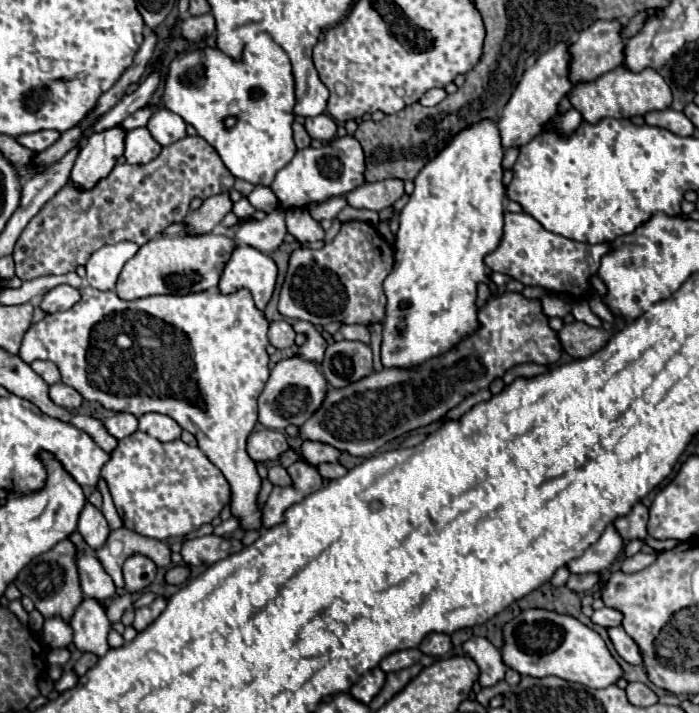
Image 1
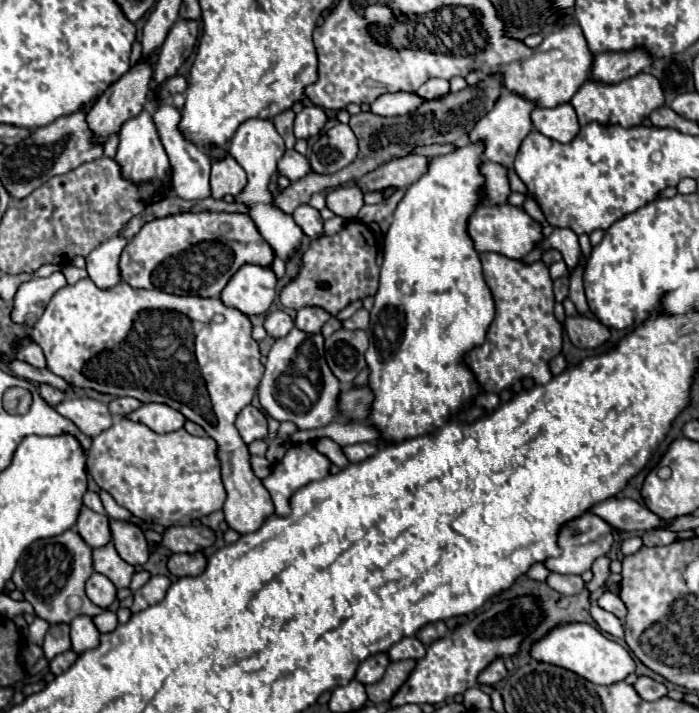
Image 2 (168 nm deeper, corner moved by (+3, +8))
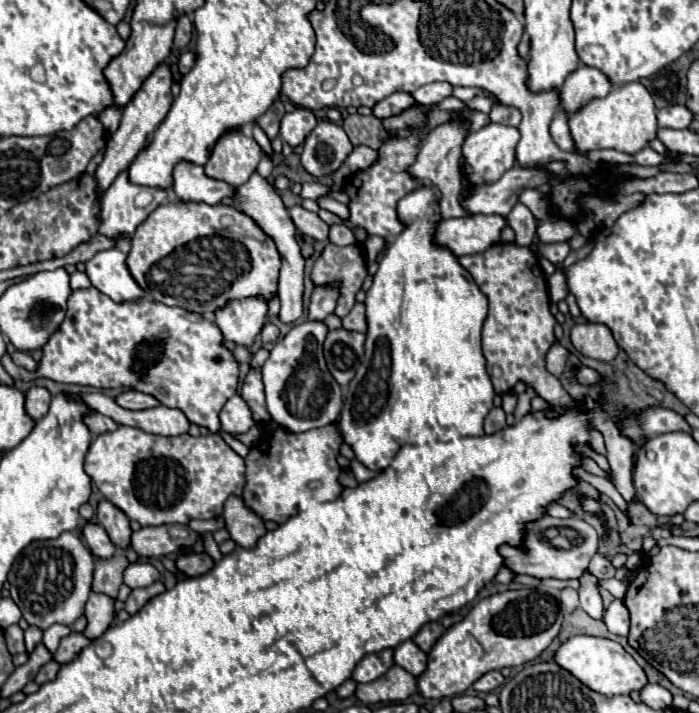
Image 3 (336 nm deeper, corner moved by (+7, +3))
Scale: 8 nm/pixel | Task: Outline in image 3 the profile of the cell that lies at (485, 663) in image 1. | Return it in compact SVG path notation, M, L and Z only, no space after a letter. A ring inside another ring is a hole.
M490 671L490 673L486 673L484 677L480 677L472 687L476 689L476 691L482 691L482 693L490 693L490 691L494 691L494 689L498 689L498 687L502 687L504 685L504 677L502 677L502 673L500 671Z

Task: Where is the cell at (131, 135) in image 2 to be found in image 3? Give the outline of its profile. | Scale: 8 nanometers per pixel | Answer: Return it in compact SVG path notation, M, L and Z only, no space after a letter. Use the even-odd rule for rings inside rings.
M128 171L120 173L116 177L116 181L108 187L108 191L102 197L100 203L100 225L98 225L98 233L102 233L108 239L114 239L116 243L132 237L134 229L152 213L152 209L156 209L156 205L160 205L166 199L166 191L164 189L150 189L150 187L140 187L128 181Z

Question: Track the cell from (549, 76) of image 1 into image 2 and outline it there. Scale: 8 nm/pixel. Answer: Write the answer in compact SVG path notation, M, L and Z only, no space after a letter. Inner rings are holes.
M504 92L504 96L500 96L500 100L496 102L496 106L476 122L476 128L472 128L470 132L470 140L476 142L476 140L484 140L486 142L486 150L484 150L484 156L490 160L490 162L496 162L496 164L512 164L514 162L514 156L522 144L522 140L528 136L528 132L532 130L532 120L530 120L530 114L532 110L536 108L534 102L514 94L514 92Z

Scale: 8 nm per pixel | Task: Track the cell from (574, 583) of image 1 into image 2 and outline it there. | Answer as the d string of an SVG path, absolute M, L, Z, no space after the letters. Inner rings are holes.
M550 574L546 584L560 594L578 594L586 586L582 576L564 576L564 574Z

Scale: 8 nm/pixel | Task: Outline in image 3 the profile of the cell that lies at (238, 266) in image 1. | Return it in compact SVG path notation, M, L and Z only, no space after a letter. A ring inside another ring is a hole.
M256 297L248 301L232 301L232 305L216 311L216 325L224 339L242 347L252 347L266 319L268 303Z

